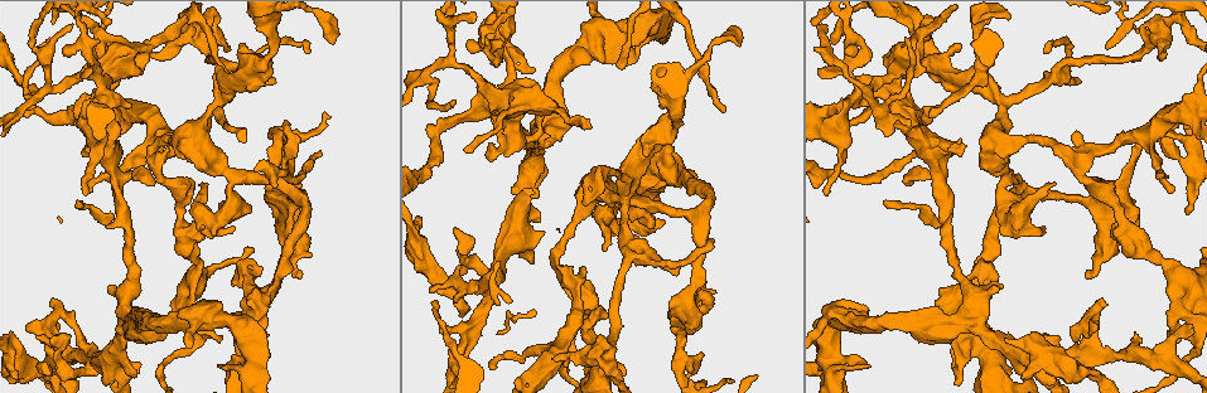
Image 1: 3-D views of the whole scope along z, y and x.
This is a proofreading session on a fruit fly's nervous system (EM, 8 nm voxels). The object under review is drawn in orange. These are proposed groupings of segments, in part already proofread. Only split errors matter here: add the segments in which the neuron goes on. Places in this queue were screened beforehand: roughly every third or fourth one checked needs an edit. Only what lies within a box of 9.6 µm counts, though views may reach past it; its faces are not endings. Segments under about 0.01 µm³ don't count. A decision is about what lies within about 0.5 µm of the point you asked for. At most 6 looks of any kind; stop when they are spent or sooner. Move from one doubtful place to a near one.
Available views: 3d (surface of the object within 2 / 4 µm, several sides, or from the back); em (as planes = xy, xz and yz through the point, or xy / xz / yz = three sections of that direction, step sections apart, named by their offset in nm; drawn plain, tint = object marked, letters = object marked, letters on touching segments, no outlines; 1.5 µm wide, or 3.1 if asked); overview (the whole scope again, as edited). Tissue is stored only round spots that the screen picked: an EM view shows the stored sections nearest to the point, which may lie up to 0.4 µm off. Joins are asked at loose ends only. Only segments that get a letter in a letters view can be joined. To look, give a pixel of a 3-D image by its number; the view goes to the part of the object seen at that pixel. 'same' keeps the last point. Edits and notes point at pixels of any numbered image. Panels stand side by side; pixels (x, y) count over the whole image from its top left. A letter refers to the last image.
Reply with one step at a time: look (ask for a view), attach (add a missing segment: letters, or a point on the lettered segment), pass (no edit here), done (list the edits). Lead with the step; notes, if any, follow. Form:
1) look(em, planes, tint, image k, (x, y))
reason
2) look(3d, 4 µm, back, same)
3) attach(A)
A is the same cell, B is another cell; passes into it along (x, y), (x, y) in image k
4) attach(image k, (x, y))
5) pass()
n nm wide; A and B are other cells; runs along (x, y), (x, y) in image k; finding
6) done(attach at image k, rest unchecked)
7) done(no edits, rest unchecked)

look(em, yz, step 8, tint, image 1, (288, 122))
arms run side by side

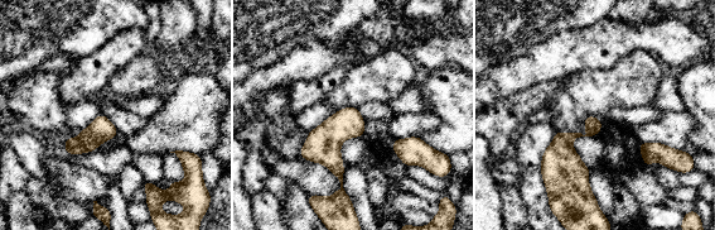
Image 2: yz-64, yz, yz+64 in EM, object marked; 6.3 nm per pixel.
look(em, planes, tint, same)
cut it another way

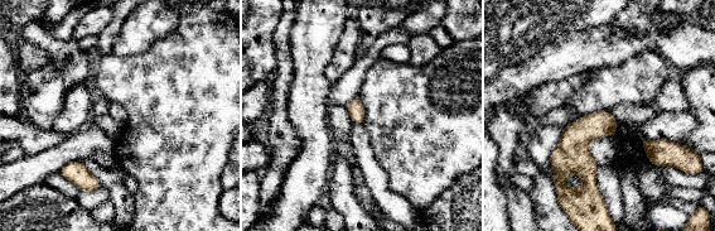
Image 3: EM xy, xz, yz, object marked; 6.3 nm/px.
look(em, planes, letters, same)
see the neighbours

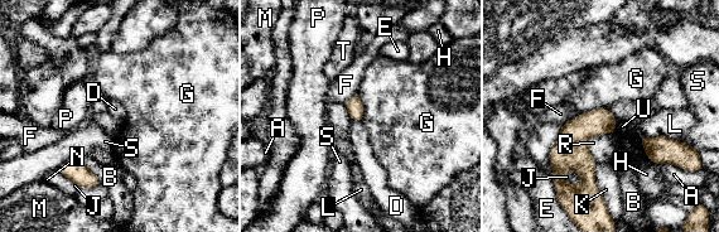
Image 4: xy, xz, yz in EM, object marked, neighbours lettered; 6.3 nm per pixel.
pass()
L touches over 280 nm; A, B, D, E, F, G, H, J, K, L, M, N, P, R, S, T and U are other cells; border along (609, 109), (590, 109), (569, 120) in image 4; no lettered segment goes on from it

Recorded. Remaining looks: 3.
look(3d, 2 µm, image 1, (1026, 380))
free end

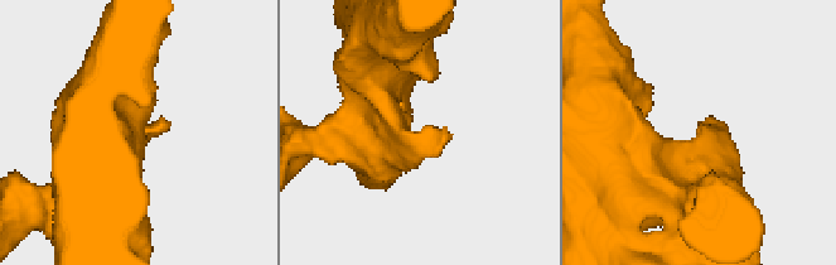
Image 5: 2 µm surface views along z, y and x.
look(em, planes, plain, image 5, (162, 122))
shape alone is not enough

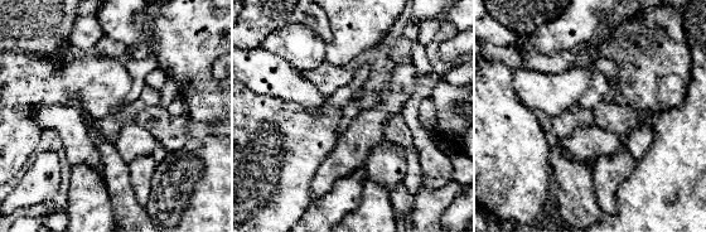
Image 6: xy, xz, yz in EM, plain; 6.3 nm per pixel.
look(em, planes, letters, same)
see the neighbours

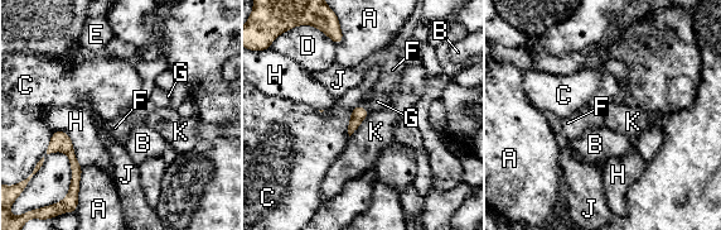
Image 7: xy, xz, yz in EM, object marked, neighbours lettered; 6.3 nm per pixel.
pass()
A, B, C, D, E, F, G, H, J and K are other cells; border along (361, 102), (351, 113), (348, 135) in image 7; none of them fits

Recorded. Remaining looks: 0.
done(no edits, rest unchecked)

